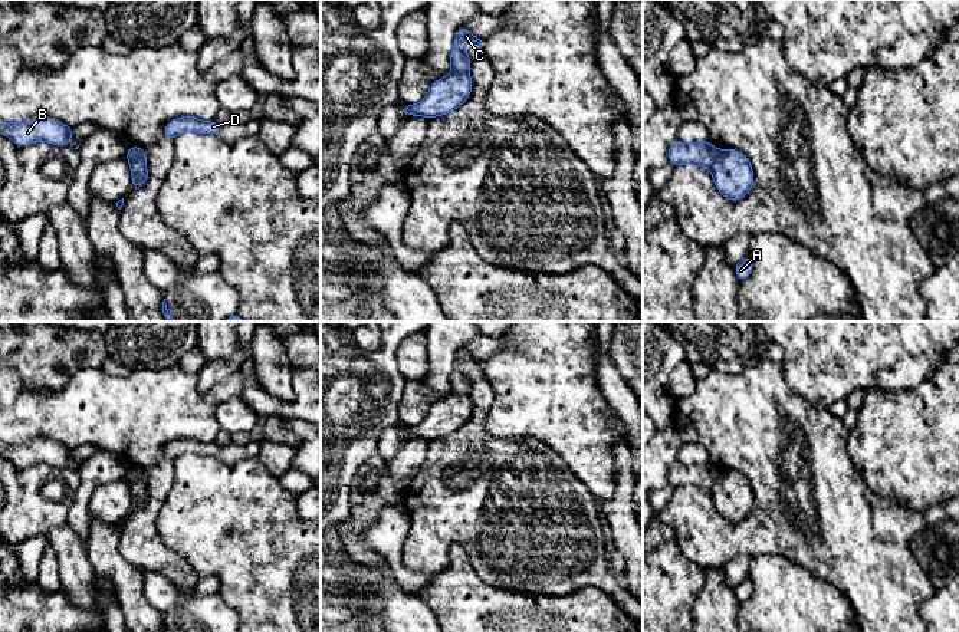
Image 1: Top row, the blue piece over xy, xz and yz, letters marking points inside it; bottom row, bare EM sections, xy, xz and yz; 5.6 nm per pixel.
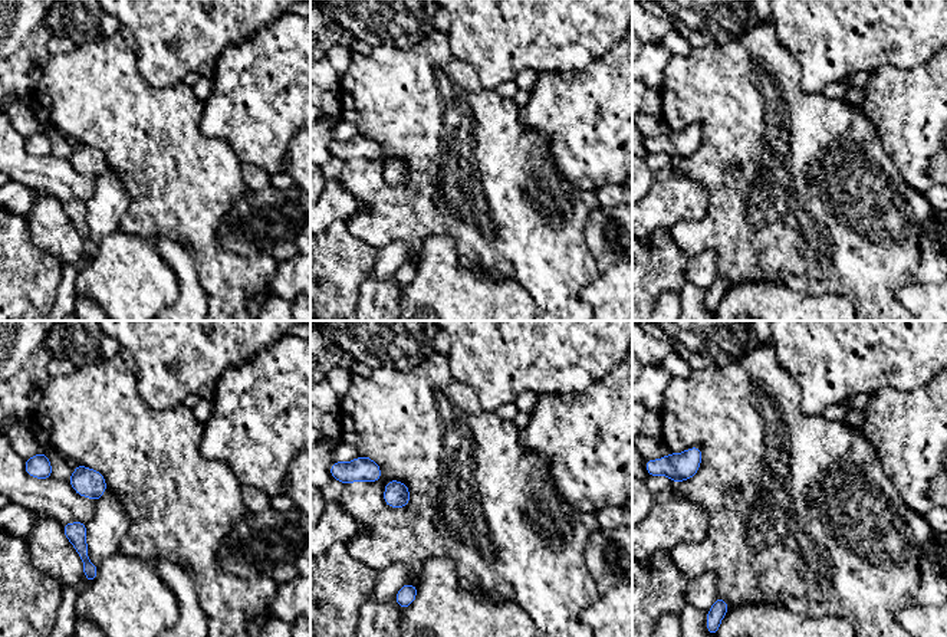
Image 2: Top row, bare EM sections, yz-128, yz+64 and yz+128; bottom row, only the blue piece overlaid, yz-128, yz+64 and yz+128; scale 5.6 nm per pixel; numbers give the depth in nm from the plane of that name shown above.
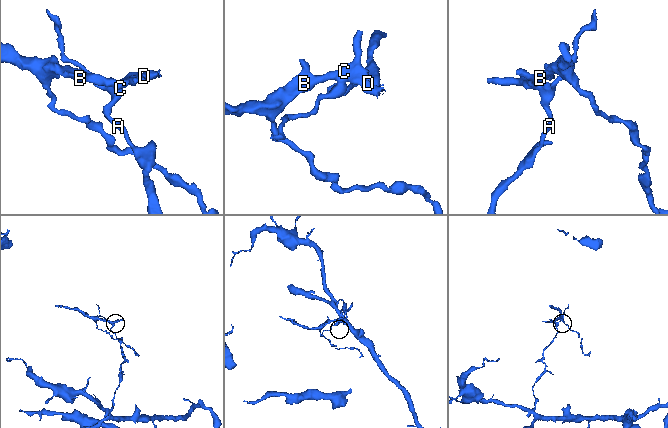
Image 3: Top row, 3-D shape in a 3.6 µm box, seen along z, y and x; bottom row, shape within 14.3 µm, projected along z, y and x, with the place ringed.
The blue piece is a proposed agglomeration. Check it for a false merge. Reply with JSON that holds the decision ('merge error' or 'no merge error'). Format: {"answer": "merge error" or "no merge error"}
{"answer": "merge error"}

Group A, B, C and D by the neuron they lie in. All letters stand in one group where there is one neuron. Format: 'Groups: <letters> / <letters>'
Groups: A / B C D

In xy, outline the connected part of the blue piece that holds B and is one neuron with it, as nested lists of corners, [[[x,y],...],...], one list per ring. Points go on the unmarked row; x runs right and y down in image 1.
[[[35,440],[26,444],[6,444],[0,441],[0,455],[16,467],[24,468],[33,464],[47,464],[68,468],[72,461],[70,448],[52,440]]]

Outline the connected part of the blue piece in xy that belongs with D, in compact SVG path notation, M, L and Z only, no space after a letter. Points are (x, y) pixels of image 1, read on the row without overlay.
M184 438L170 442L164 450L164 455L168 461L174 463L174 460L183 454L217 457L220 451L221 447L216 442L206 444L196 438Z

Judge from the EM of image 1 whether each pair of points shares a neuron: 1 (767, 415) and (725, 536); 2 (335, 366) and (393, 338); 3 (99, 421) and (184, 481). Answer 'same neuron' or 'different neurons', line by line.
1: same neuron
2: same neuron
3: different neurons

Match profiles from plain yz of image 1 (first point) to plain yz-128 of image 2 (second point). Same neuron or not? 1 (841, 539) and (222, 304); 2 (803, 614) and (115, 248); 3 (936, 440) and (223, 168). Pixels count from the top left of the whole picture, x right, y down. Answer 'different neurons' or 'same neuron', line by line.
1: same neuron
2: same neuron
3: different neurons

